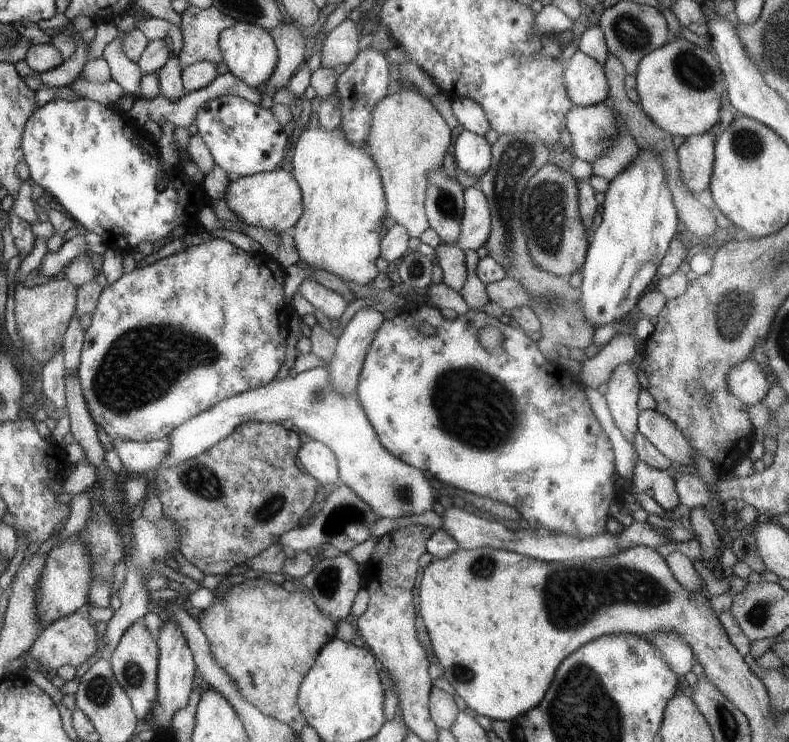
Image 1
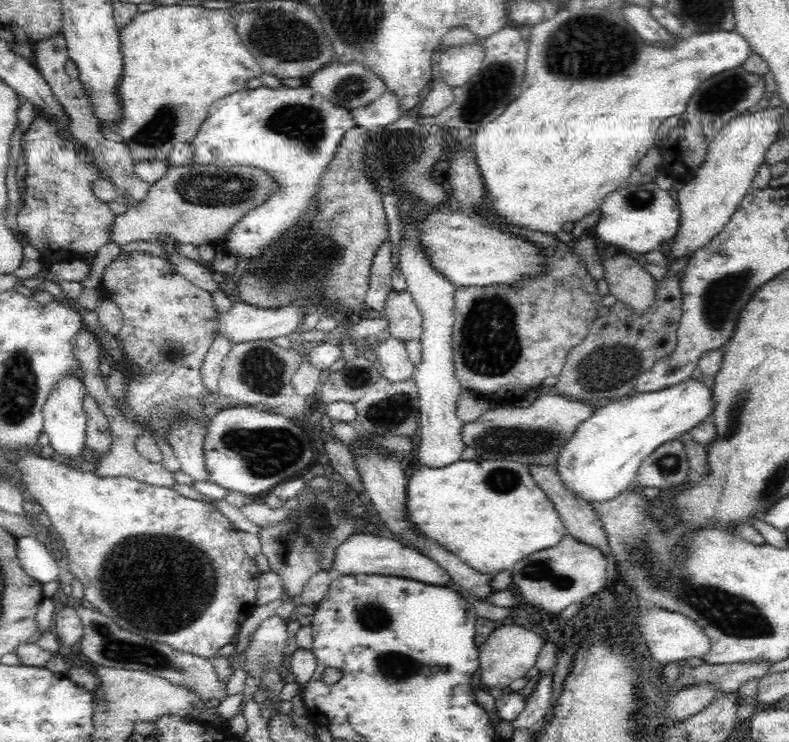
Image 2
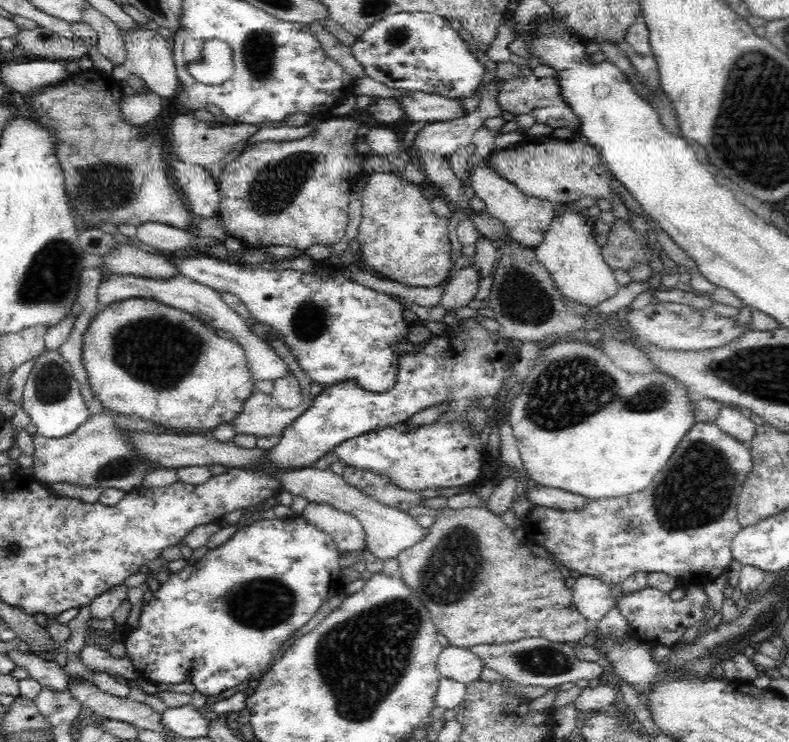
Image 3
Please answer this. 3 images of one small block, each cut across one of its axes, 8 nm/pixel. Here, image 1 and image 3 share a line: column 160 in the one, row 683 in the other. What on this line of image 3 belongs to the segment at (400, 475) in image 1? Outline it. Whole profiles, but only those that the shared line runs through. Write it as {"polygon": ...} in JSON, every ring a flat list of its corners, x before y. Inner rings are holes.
{"polygon":[[451,645,443,648,437,661,437,672,440,677,449,678,465,686,479,680,478,676,483,668,478,656,464,648]]}

